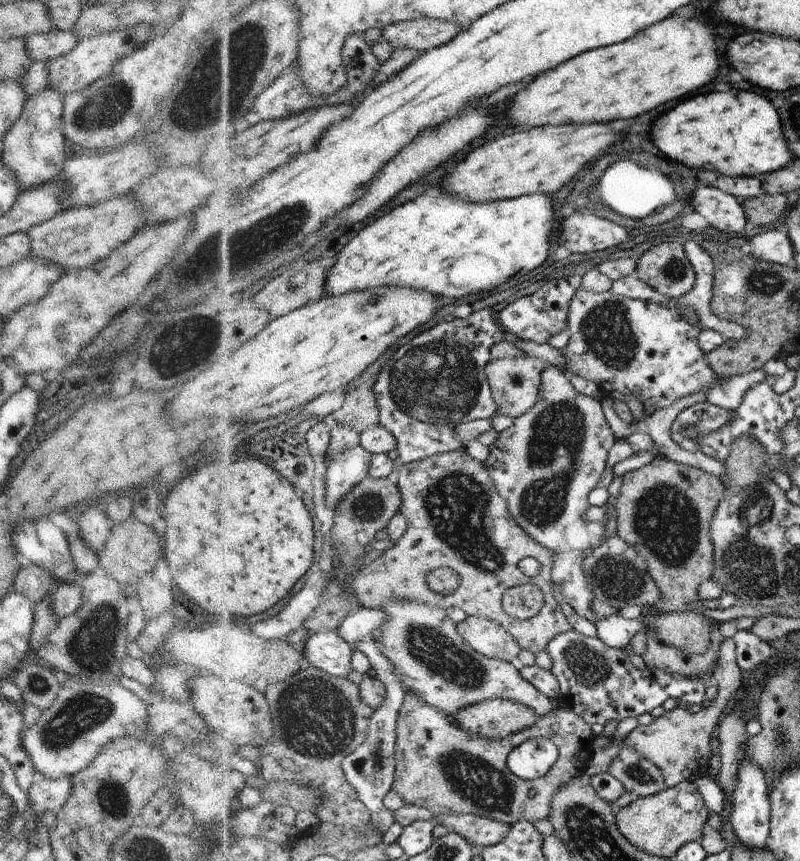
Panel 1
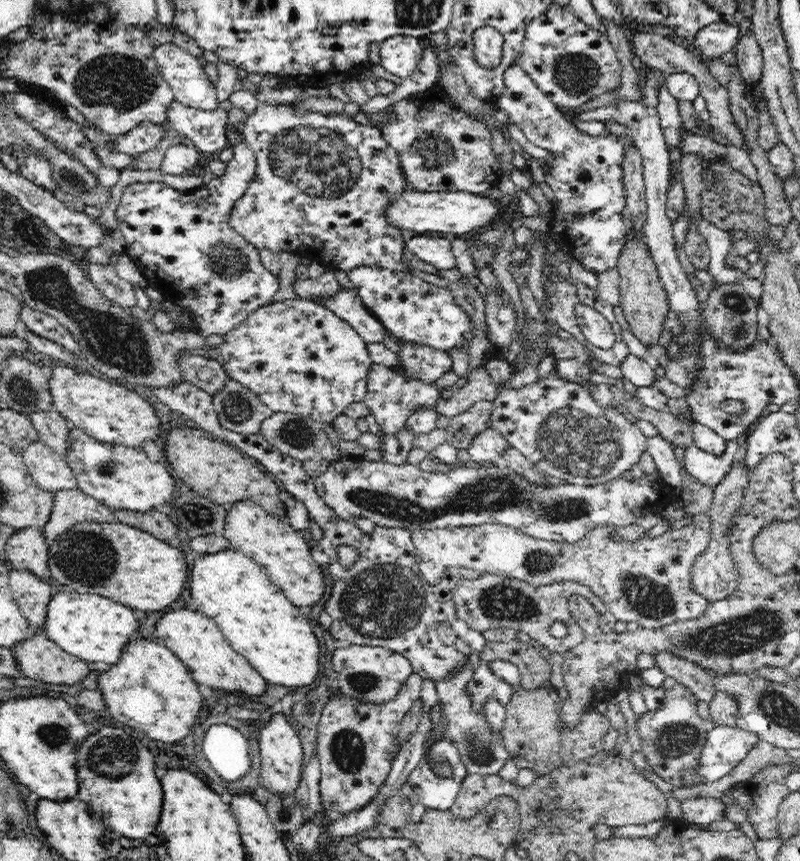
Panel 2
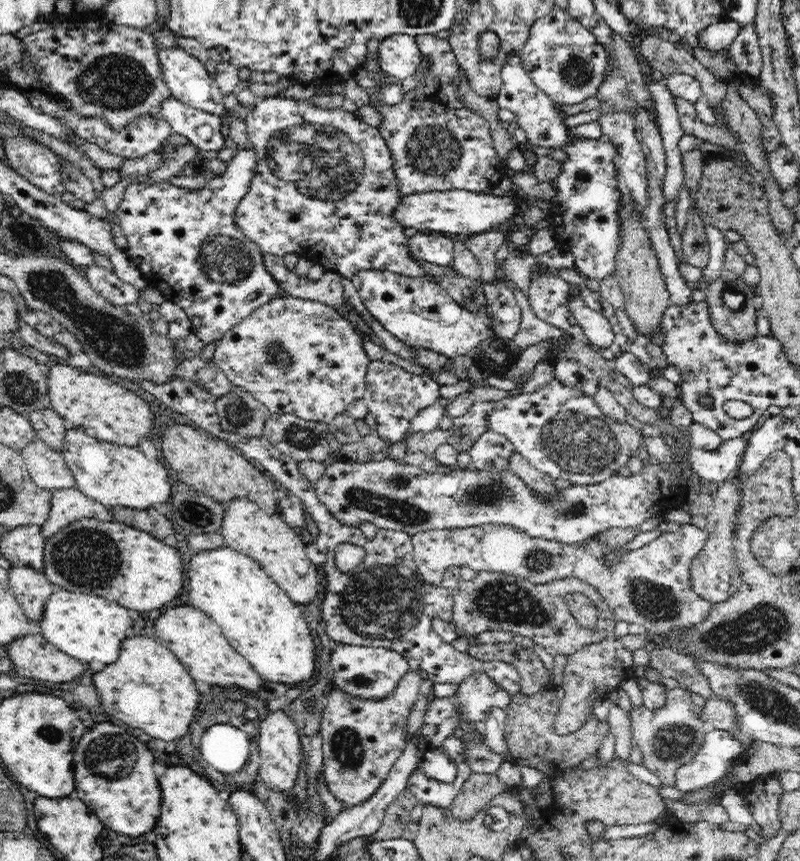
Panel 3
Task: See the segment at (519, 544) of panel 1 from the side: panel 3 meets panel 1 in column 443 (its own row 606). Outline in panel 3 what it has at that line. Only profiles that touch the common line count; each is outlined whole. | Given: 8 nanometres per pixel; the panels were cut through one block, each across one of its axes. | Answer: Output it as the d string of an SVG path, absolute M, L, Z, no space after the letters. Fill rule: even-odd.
M480 572L473 580L461 579L453 598L454 604L454 621L458 623L460 631L474 632L479 635L487 630L510 630L514 634L520 633L523 636L531 638L537 644L548 651L551 655L566 655L572 654L577 651L579 646L582 646L588 641L597 641L606 635L614 635L614 626L616 626L617 618L609 610L608 604L604 602L604 599L593 590L592 586L581 583L579 580L572 580L570 578L564 580L556 580L548 584L532 584L527 580L520 578L514 578L506 574L496 574L492 572ZM568 594L585 594L594 602L594 606L597 610L597 628L595 631L587 630L581 627L576 619L572 616L572 613L568 610L566 605L566 596Z

